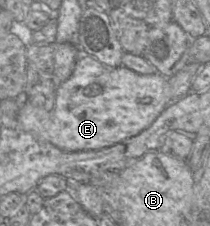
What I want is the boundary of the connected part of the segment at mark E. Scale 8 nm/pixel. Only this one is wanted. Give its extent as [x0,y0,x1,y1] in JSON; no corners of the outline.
[16,52,171,152]

